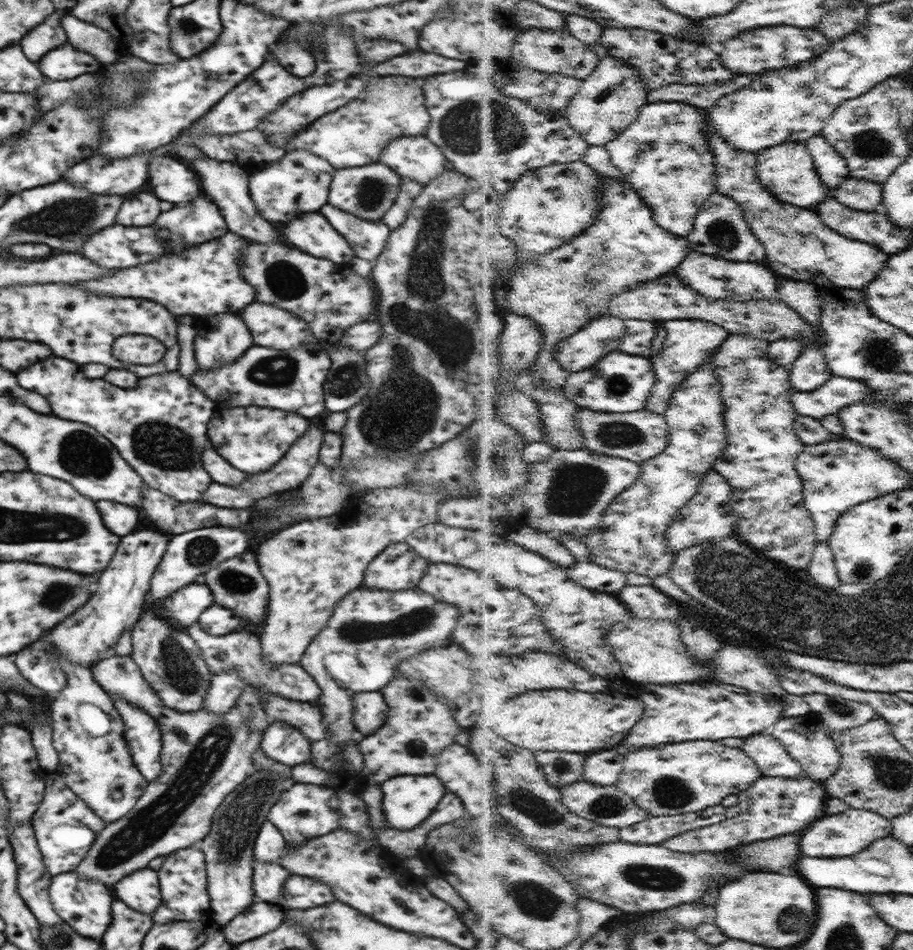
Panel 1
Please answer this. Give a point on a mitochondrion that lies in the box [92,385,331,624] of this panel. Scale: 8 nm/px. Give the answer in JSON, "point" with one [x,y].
{"point":[157,442]}

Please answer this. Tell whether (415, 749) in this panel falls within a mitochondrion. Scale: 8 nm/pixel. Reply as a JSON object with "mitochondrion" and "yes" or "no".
{"mitochondrion":"no"}

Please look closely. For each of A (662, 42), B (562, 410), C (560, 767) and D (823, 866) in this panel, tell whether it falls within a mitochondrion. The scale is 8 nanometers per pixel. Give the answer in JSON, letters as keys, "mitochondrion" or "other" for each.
{"A":"other","B":"other","C":"mitochondrion","D":"other"}

